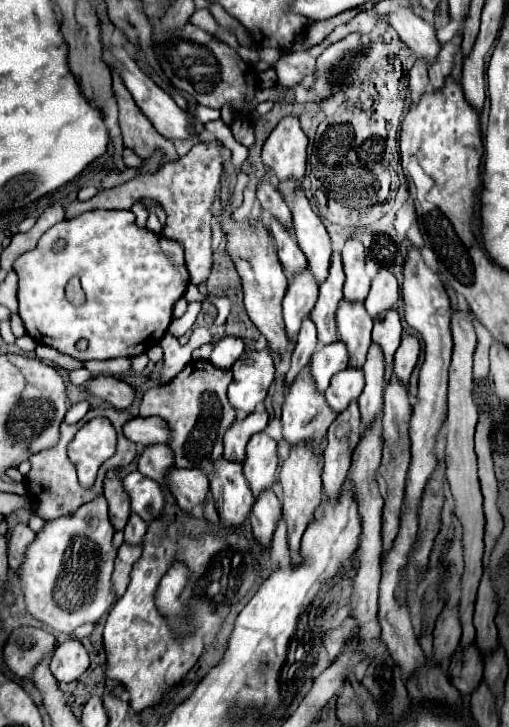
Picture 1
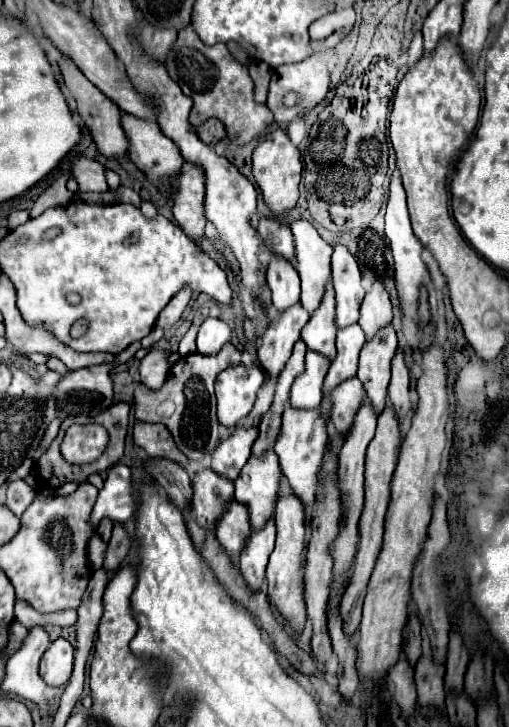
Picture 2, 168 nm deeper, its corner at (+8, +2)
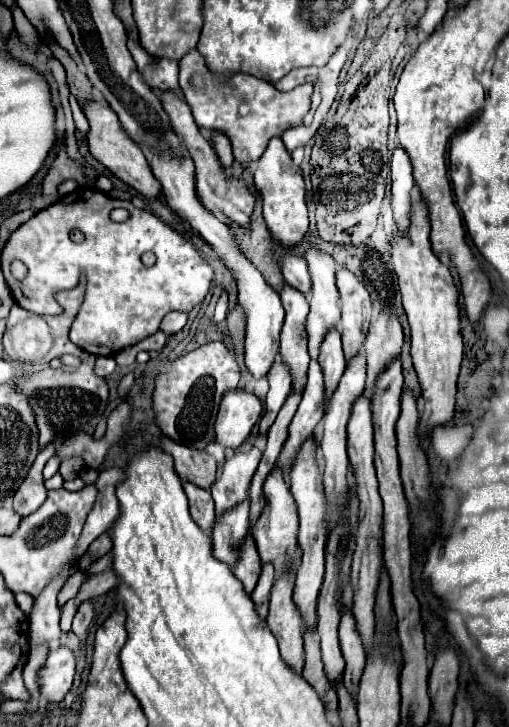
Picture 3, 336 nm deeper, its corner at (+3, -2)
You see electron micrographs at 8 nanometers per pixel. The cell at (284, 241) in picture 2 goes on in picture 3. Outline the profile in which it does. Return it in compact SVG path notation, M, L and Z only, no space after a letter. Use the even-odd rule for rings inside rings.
M284 252L278 264L282 268L282 274L284 274L284 280L288 286L296 288L302 294L310 292L312 282L310 282L310 274L308 274L308 266L306 266L304 258L300 258L292 252Z

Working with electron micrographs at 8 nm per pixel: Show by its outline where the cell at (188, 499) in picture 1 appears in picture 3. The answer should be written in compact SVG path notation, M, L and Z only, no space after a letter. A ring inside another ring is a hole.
M244 500L244 504L238 504L238 508L224 512L224 516L218 516L212 530L214 556L226 562L230 568L238 562L240 544L248 536L248 508L250 500Z

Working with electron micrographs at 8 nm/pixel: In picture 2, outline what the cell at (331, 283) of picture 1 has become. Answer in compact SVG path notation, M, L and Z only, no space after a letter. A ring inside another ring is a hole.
M329 282L325 286L323 300L319 308L311 314L309 322L301 330L301 338L307 348L325 354L327 358L335 358L335 290Z

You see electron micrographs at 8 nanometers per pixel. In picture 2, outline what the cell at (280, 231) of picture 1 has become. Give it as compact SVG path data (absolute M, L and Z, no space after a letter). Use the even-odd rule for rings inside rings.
M271 254L267 268L267 284L273 292L273 308L283 312L291 304L299 302L299 274L295 266L283 256Z

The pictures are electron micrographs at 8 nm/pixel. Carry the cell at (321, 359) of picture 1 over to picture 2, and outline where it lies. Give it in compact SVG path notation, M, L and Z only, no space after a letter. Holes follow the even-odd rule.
M307 350L305 372L291 388L291 406L295 408L317 408L323 400L323 380L331 360L315 350Z

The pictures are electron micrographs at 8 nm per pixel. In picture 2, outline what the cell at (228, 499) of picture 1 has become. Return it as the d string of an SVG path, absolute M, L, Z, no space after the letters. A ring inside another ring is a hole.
M231 500L227 504L225 512L221 514L221 518L217 520L215 534L217 534L217 540L221 542L221 546L229 554L241 552L243 540L251 534L251 522L247 516L247 506L239 504L237 500Z

